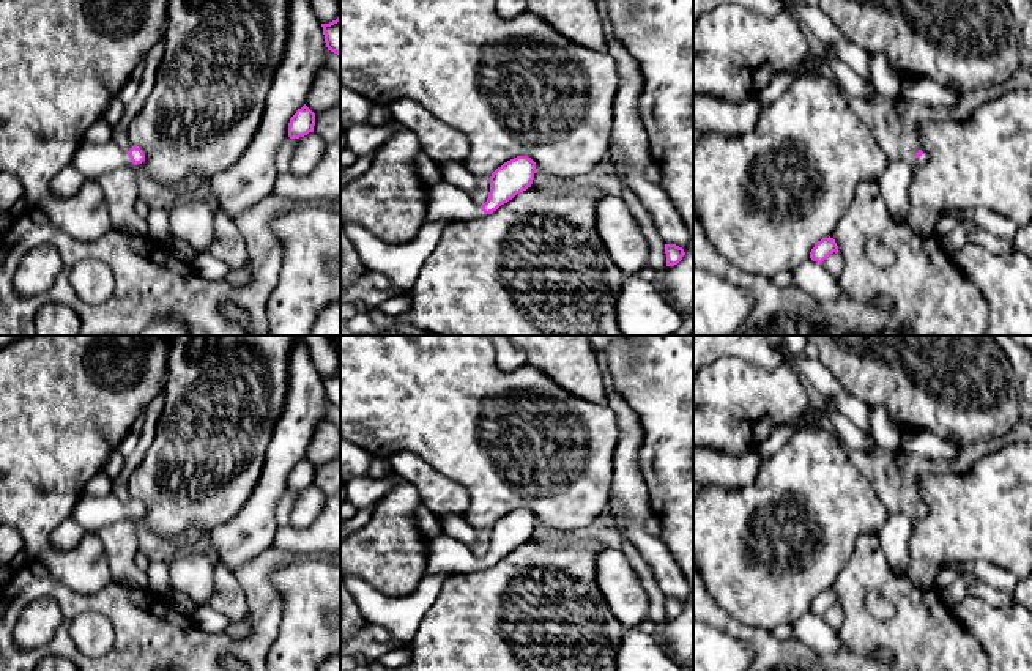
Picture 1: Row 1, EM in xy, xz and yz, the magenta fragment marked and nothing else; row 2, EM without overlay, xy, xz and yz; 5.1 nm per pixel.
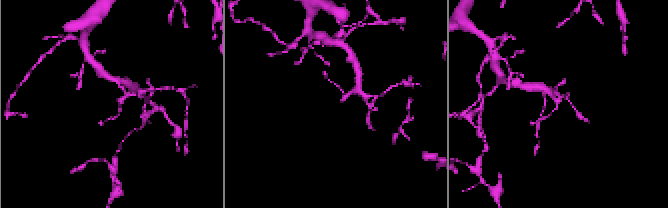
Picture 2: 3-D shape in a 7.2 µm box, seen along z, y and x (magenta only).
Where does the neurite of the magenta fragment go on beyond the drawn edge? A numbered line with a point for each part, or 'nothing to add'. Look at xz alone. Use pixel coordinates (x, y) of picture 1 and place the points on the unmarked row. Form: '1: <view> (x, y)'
1: xz (446, 555)

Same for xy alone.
1: xy (92, 512)

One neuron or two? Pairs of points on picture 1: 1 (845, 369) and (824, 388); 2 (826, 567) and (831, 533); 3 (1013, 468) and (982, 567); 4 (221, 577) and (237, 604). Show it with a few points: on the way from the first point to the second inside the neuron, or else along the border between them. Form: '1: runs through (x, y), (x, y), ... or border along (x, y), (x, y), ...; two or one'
1: border along (816, 356), (846, 391), (864, 402); two
2: runs through (826, 559), (829, 541); one
3: border along (946, 561), (990, 561), (1015, 575); two
4: runs through (226, 583), (230, 597); one

